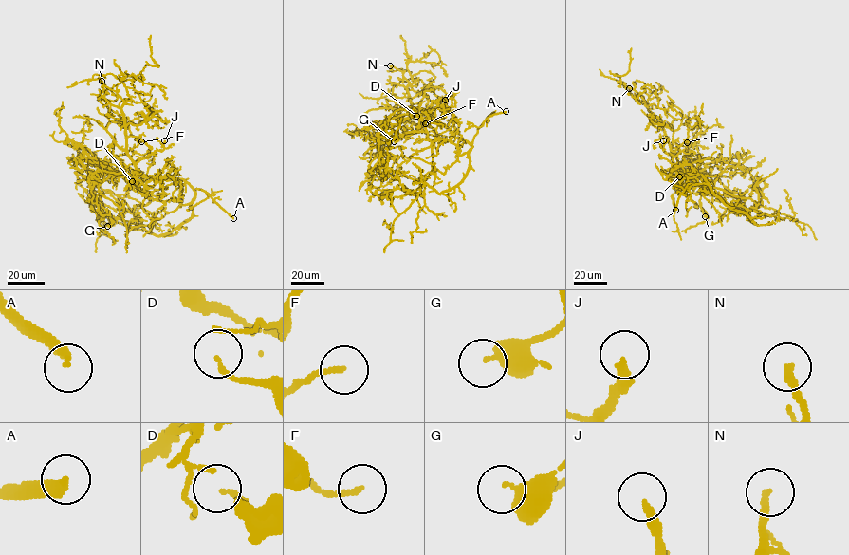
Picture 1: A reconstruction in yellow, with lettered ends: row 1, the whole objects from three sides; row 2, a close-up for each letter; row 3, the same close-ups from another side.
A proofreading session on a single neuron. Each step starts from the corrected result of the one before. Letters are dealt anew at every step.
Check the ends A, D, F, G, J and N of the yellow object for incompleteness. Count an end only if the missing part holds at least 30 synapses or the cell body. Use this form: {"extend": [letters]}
{"extend": ["A", "F", "N"]}

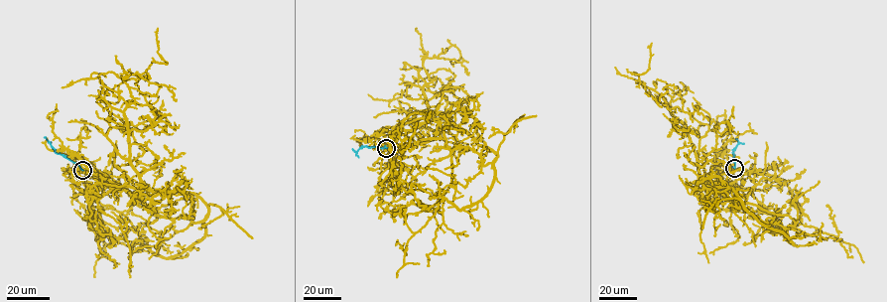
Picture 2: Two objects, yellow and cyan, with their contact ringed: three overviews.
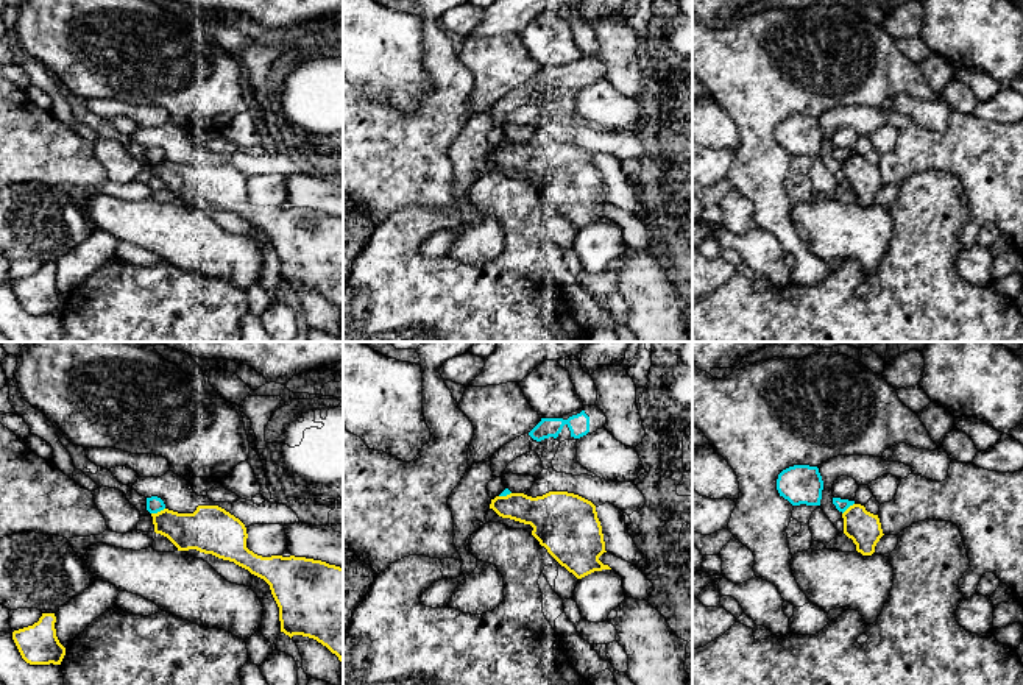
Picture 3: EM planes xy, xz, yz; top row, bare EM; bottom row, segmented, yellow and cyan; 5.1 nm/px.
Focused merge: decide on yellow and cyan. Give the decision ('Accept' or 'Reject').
Reject

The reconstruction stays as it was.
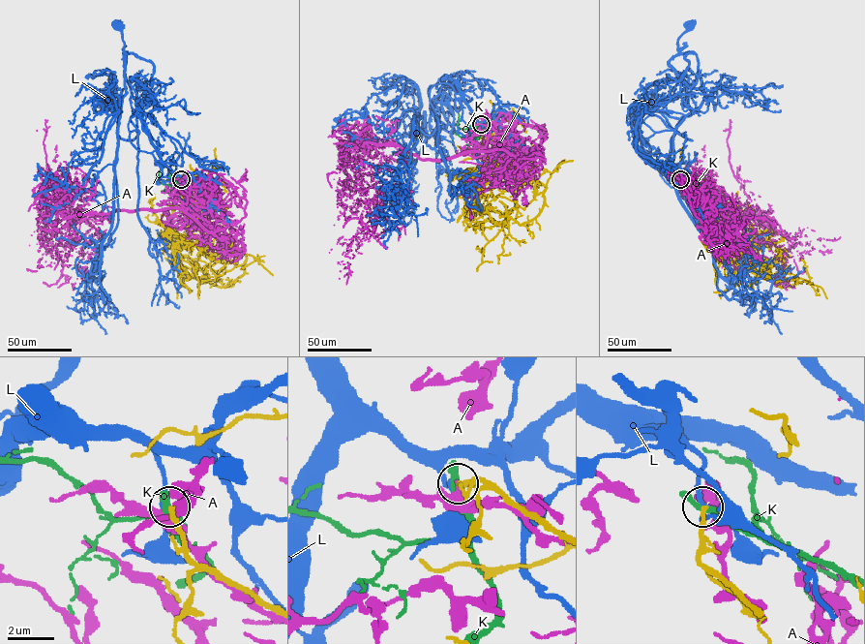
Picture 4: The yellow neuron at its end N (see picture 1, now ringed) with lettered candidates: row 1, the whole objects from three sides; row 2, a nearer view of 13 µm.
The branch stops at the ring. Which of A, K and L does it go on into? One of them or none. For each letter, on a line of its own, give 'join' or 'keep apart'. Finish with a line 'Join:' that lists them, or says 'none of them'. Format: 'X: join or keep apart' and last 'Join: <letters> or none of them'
A: keep apart
K: keep apart
L: keep apart
Join: none of them

